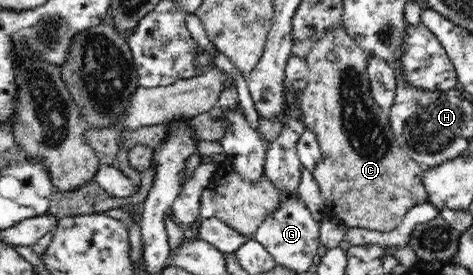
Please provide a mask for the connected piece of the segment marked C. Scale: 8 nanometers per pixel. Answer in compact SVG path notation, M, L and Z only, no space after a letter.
M342 24L330 27L305 57L308 81L301 91L303 120L307 129L316 134L321 156L313 176L324 199L324 210L331 217L340 218L349 228L364 228L379 232L396 229L406 212L414 206L428 202L423 184L424 169L416 160L408 157L395 140L386 110L378 107L370 91L366 65L372 55L361 48L343 28Z

